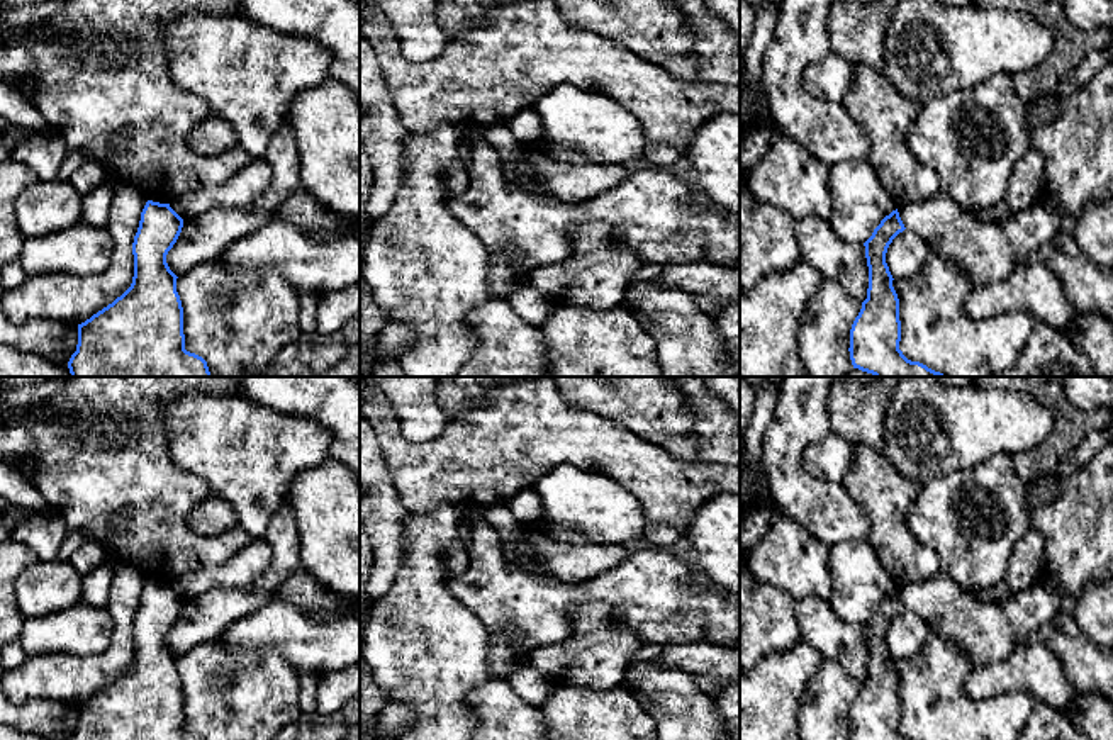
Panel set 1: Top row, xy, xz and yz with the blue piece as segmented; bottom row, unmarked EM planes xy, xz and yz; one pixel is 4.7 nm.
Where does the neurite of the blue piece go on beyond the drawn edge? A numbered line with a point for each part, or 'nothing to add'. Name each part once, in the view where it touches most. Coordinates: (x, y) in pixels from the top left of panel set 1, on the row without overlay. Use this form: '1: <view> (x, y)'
nothing to add

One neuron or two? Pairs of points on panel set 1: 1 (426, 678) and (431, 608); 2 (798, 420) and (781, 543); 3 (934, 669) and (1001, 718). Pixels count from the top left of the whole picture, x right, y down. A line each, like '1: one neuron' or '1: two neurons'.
1: one neuron
2: two neurons
3: one neuron

